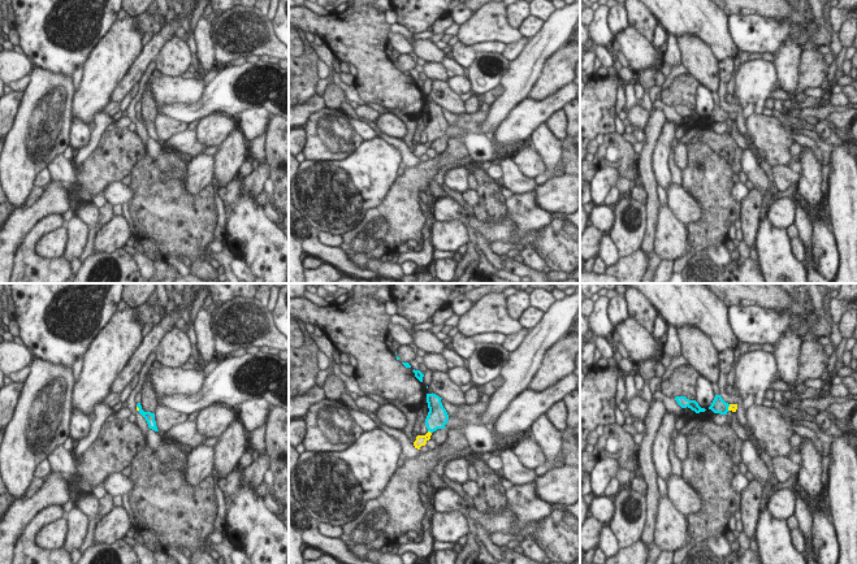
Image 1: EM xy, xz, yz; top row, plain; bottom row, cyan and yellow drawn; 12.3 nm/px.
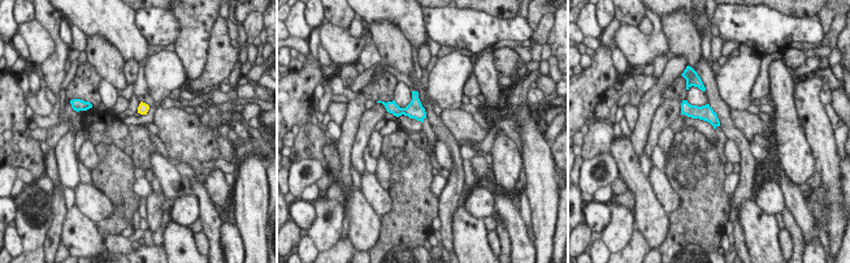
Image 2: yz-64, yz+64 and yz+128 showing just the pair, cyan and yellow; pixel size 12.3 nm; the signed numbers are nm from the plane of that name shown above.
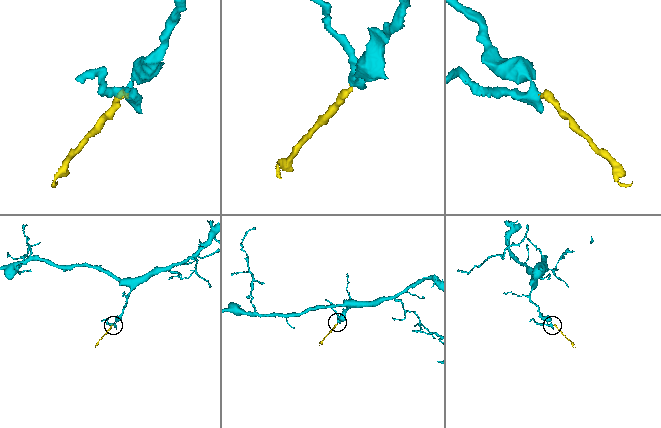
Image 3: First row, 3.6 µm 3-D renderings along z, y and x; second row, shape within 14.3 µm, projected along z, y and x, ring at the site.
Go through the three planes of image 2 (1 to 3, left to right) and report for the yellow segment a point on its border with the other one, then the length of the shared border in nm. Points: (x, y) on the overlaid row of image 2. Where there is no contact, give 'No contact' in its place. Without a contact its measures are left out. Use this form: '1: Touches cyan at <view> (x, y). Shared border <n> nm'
1: No contact
2: No contact
3: No contact.

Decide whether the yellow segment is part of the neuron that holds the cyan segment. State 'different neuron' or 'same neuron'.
same neuron

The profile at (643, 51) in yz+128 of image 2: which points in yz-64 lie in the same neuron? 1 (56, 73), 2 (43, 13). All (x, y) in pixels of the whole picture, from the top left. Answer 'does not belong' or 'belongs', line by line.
1: does not belong
2: does not belong

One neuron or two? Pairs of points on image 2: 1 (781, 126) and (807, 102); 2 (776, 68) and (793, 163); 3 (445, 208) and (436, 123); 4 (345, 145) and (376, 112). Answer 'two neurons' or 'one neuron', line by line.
1: two neurons
2: one neuron
3: one neuron
4: two neurons

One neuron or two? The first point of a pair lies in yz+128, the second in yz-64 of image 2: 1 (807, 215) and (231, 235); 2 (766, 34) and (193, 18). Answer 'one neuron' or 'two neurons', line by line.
1: one neuron
2: two neurons

